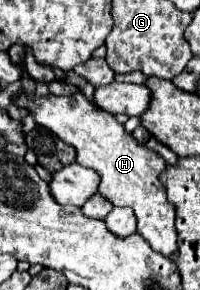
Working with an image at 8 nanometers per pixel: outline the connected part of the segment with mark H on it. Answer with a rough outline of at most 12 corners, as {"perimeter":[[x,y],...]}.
{"perimeter":[[83,94],[27,98],[37,124],[77,150],[113,206],[171,256],[165,160]]}

